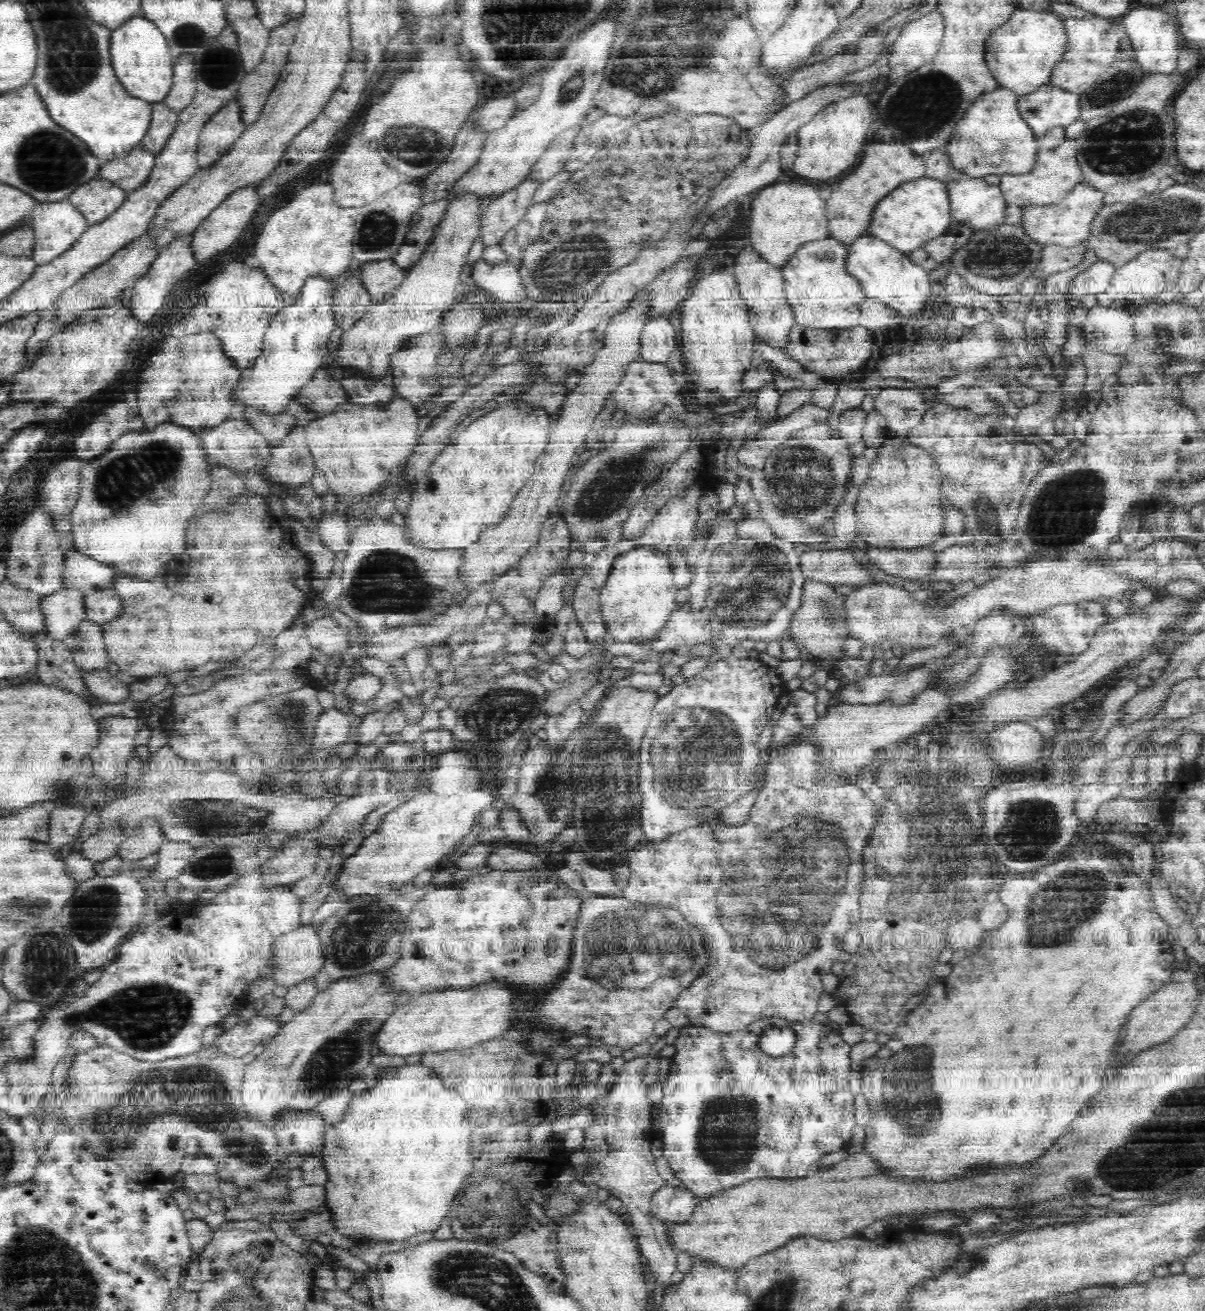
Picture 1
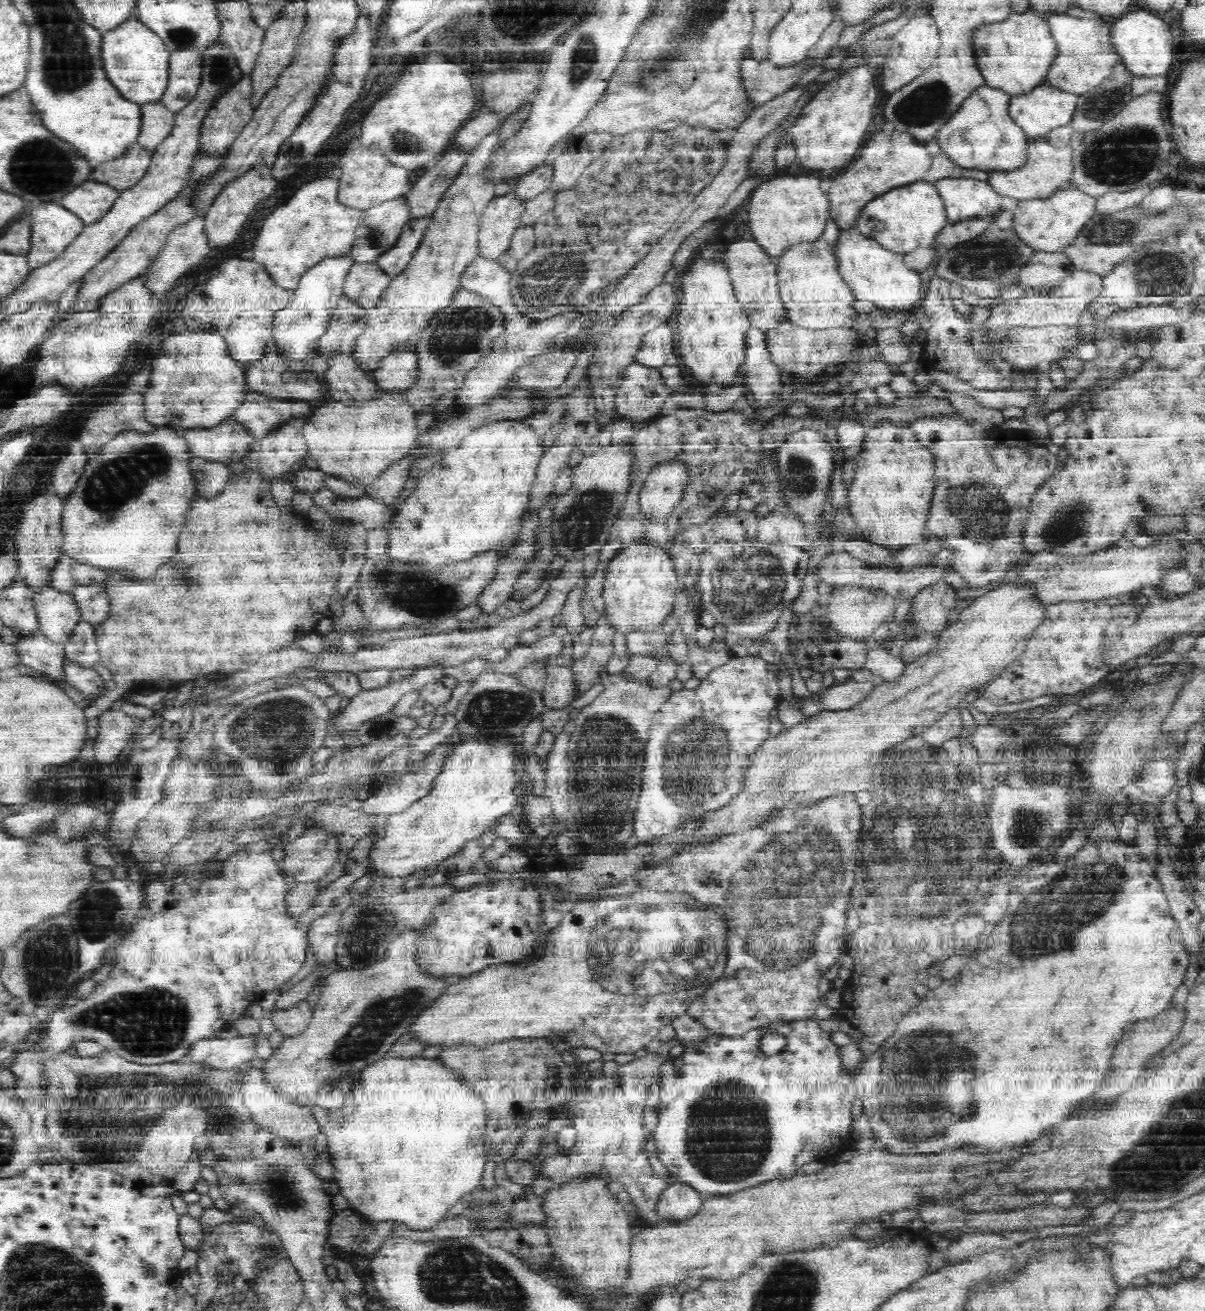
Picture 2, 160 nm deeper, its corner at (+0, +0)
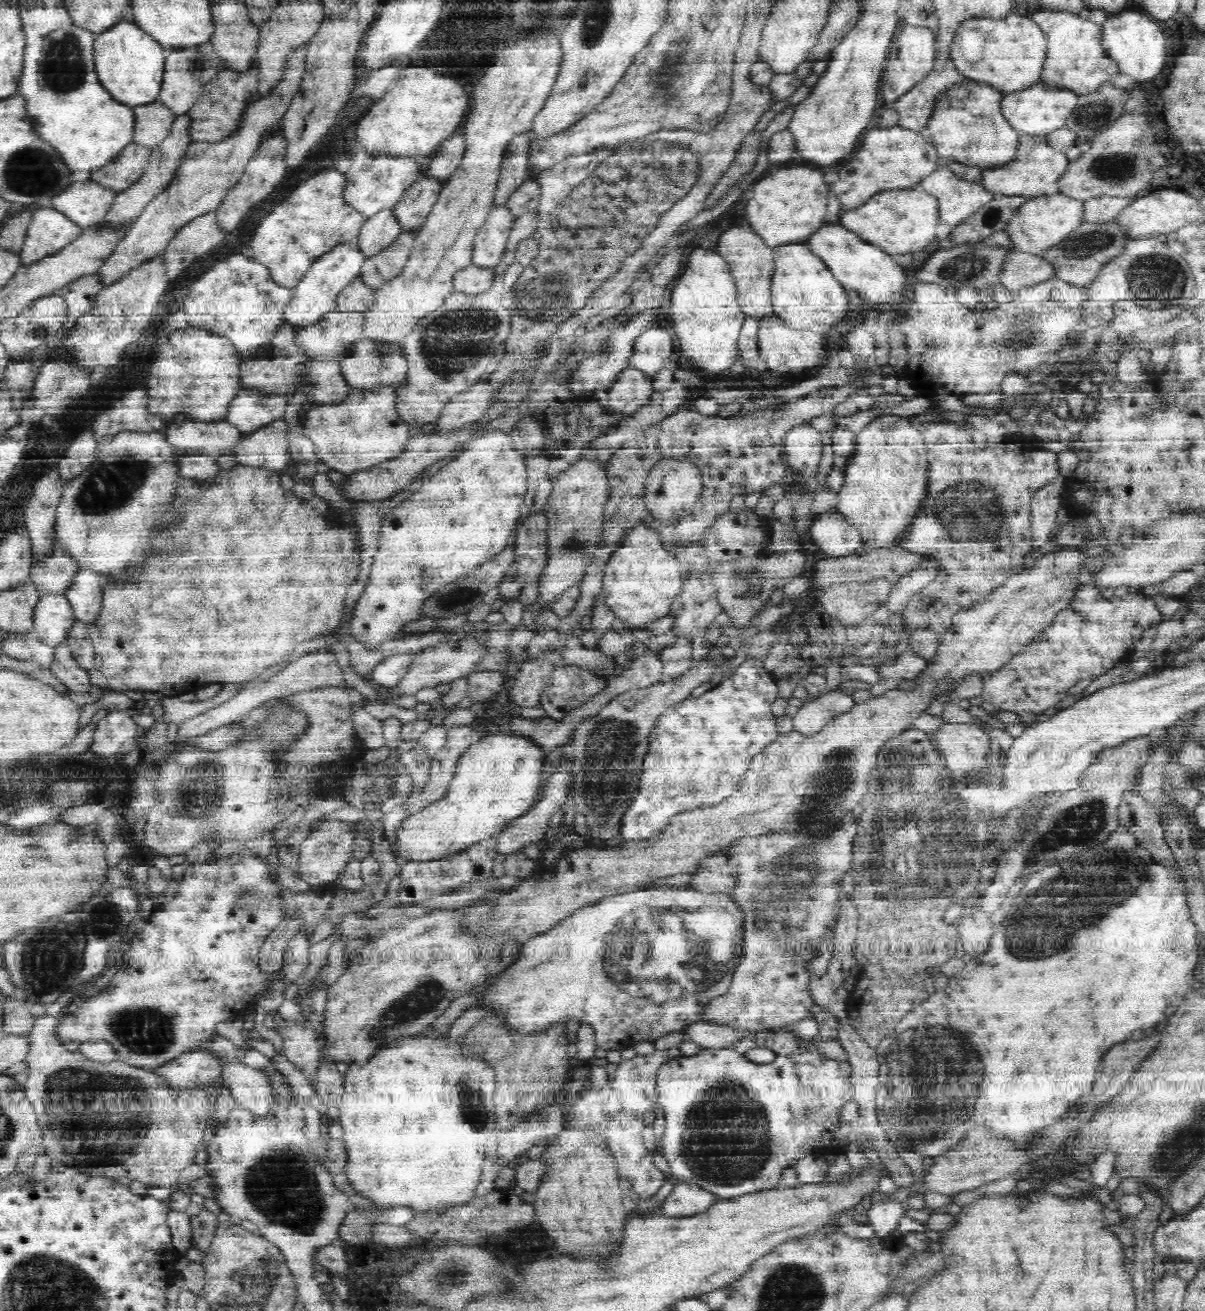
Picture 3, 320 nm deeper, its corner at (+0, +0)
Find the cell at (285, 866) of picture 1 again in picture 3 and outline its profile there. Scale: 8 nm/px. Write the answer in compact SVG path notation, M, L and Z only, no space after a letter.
M331 820L321 821L314 825L308 837L300 845L300 858L298 858L299 878L312 884L324 884L333 882L344 871L349 864L353 851L353 840L355 836L350 831L350 825L346 821Z

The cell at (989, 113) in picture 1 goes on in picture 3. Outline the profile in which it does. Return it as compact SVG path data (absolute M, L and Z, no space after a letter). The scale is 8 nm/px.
M962 84L946 91L936 104L930 138L936 144L939 156L966 166L981 169L1008 166L1018 158L1022 134L1003 115L1001 104L1005 95L988 84Z

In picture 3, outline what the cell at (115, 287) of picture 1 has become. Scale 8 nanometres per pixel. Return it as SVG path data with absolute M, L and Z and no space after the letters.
M300 49L291 56L284 78L277 83L268 96L261 99L253 98L247 106L244 122L239 126L239 131L229 139L217 143L203 143L194 141L188 147L186 156L179 166L178 176L171 182L171 186L159 194L140 213L138 218L128 226L128 230L117 240L112 252L96 270L100 290L111 284L117 283L124 276L130 274L135 268L158 258L170 239L180 228L196 217L208 214L218 208L226 192L242 177L244 168L250 157L259 147L258 138L262 130L268 130L285 116L288 106L300 86L304 74L306 49Z

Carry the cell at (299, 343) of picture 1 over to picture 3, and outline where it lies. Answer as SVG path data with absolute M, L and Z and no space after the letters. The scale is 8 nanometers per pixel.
M352 242L348 246L334 248L332 252L316 260L293 288L292 298L282 312L283 324L290 326L297 334L304 327L318 323L329 312L336 311L340 293L361 274L361 266L365 259L364 255L358 251L356 243Z

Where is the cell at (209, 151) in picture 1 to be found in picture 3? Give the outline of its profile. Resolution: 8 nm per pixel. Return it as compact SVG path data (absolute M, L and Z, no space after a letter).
M256 66L245 73L224 70L217 78L212 79L203 88L203 94L190 110L192 117L190 132L193 140L209 144L222 142L235 135L244 122L246 108L252 102L253 93L259 83L259 72Z

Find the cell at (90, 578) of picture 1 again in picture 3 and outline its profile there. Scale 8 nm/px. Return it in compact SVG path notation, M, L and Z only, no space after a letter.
M57 549L49 559L38 561L31 566L29 578L41 595L63 594L71 587L81 570L69 554Z

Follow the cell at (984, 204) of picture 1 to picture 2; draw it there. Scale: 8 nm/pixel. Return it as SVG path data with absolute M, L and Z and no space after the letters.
M945 178L935 182L950 223L964 219L992 219L1002 211L1003 198L989 182L974 178Z

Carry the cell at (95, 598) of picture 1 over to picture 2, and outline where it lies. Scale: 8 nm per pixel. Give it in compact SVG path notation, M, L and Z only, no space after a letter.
M94 583L75 588L72 592L84 621L94 625L103 623L110 614L111 598L106 592L105 584Z

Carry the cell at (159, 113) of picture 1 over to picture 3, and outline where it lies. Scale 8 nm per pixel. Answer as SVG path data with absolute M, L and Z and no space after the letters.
M158 102L136 106L134 111L136 122L133 140L149 148L168 136L176 117L168 107Z

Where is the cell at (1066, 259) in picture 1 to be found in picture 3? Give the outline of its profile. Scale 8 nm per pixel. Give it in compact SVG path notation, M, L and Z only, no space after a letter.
M1018 252L1006 259L1001 282L1015 296L1021 288L1050 280L1056 274L1056 265L1045 256Z

